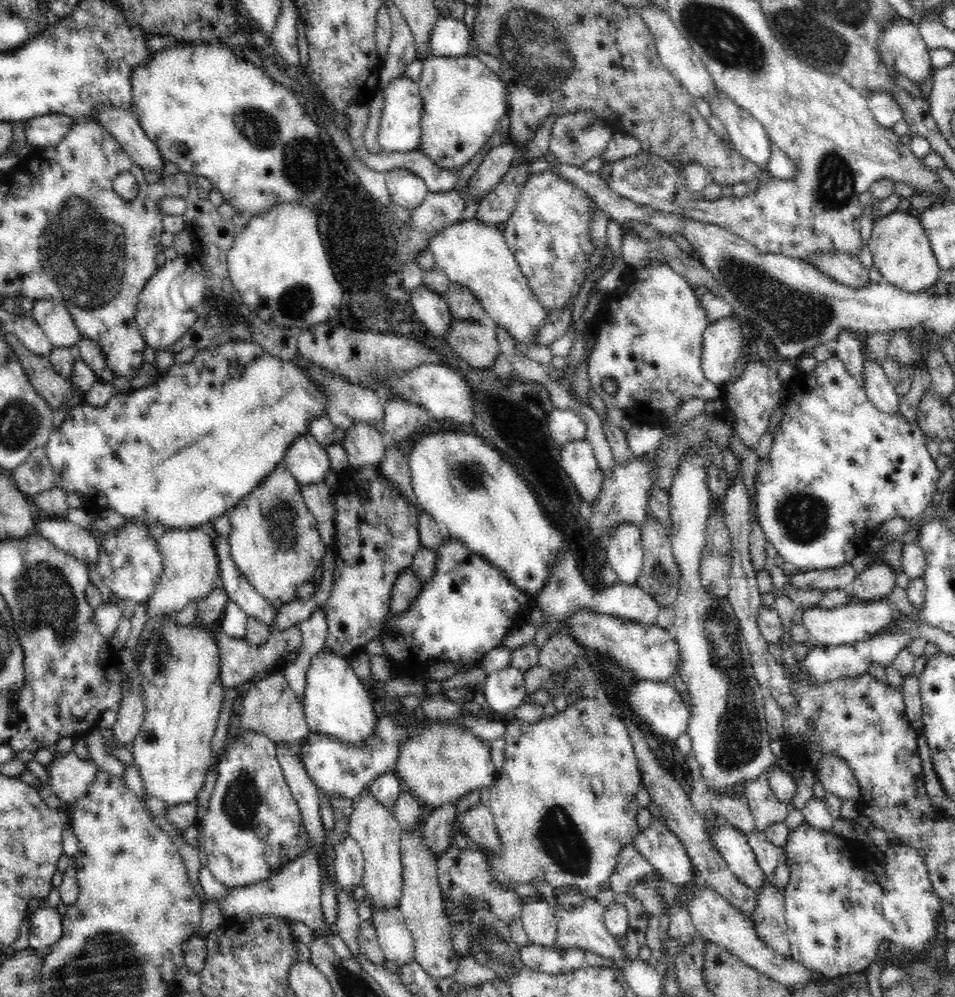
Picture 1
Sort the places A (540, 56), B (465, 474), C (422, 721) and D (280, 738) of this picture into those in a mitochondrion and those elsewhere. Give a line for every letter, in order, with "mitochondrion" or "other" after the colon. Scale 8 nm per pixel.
A: mitochondrion
B: mitochondrion
C: other
D: other

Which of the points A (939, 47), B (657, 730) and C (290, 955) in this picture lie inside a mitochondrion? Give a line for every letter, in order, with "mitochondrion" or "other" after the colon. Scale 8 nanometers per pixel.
A: other
B: other
C: other

